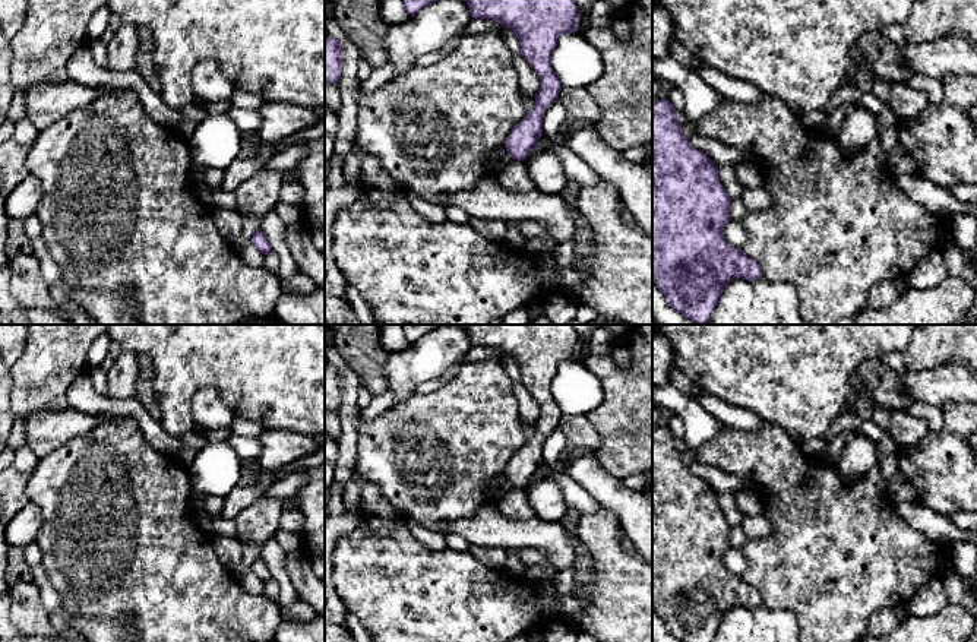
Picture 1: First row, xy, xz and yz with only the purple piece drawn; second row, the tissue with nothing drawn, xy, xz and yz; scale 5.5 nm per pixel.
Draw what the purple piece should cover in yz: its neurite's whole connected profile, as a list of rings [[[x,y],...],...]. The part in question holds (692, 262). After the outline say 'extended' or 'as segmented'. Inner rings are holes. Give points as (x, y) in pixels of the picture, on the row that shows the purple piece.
[[[652,102],[652,282],[664,294],[668,306],[696,325],[705,325],[718,304],[724,287],[736,279],[756,281],[762,278],[759,265],[742,249],[724,238],[724,225],[731,221],[728,205],[731,197],[718,178],[718,165],[703,152],[695,149],[682,133],[679,113],[671,102]]]; as segmented

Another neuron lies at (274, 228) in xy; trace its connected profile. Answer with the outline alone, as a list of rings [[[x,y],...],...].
[[[272,208],[260,222],[260,231],[268,237],[272,252],[279,257],[278,276],[285,281],[295,275],[298,271],[285,240],[287,227],[279,215]]]

